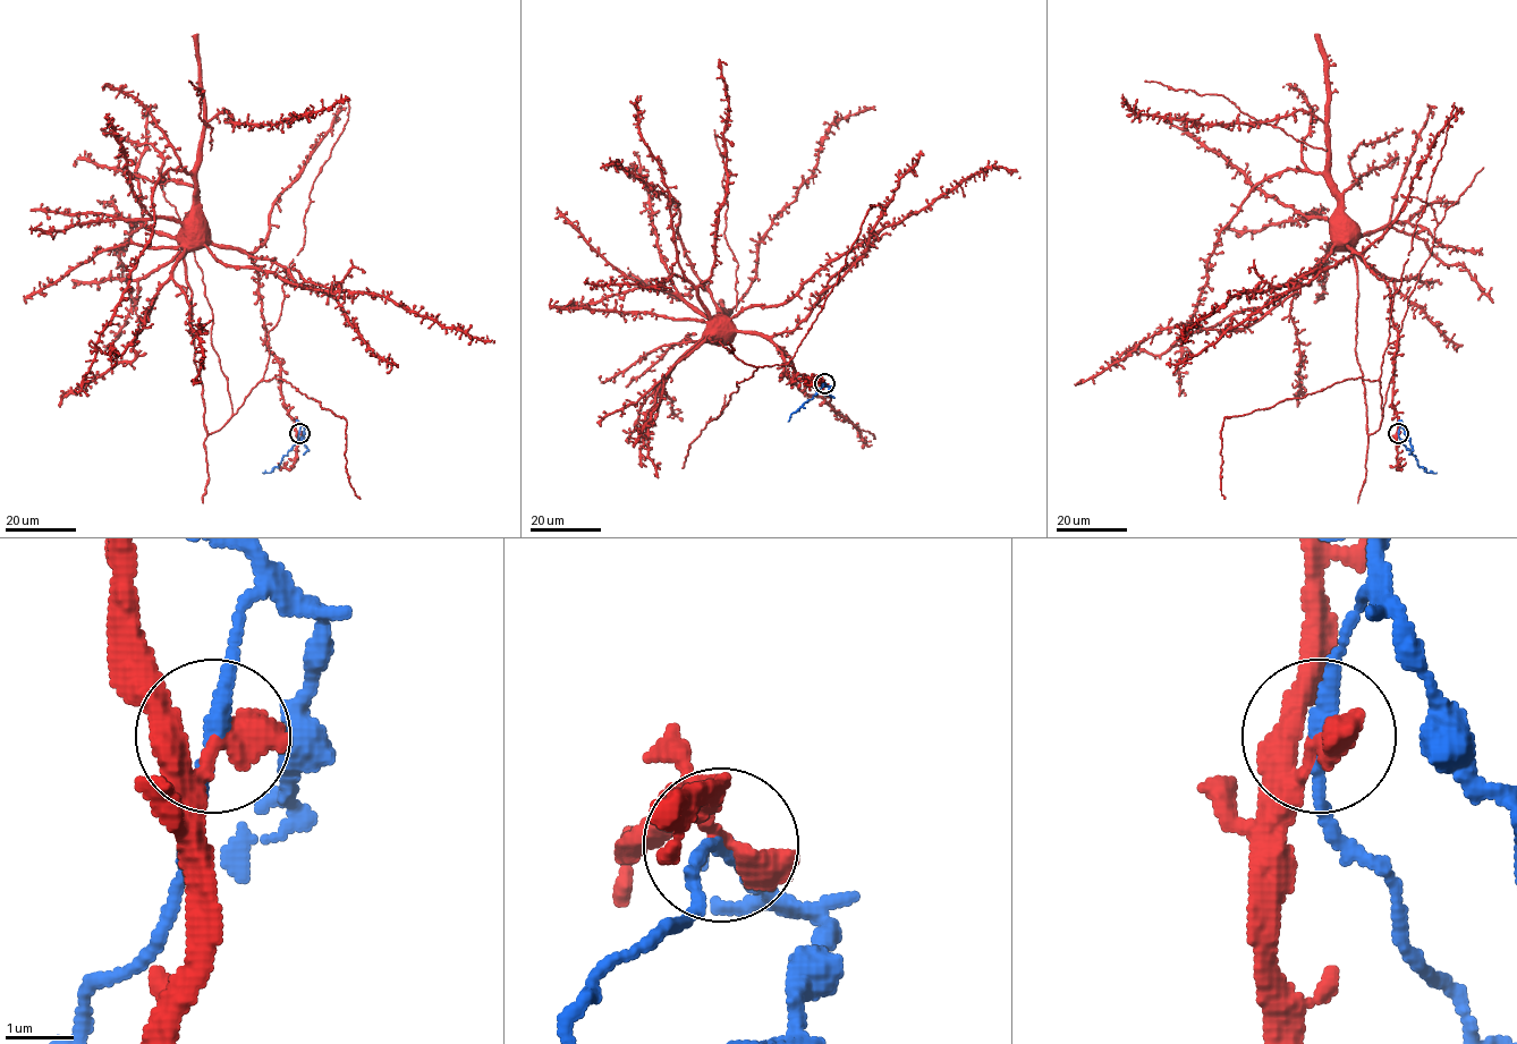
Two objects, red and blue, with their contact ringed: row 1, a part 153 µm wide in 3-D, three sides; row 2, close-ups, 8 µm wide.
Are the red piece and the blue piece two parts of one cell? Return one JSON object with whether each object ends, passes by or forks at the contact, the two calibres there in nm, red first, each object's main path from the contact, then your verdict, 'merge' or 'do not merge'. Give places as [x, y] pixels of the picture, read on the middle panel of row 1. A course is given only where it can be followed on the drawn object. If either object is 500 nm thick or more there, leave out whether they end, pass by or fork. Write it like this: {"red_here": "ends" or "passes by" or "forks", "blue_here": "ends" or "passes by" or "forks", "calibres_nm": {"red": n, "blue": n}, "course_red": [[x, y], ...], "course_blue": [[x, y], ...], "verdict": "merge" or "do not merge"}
{"red_here": "ends", "blue_here": "passes by", "calibres_nm": {"red": 440, "blue": 220}, "course_red": [[824, 383], [808, 376], [791, 382], [773, 345], [739, 332], [726, 319], [717, 325]], "course_blue": [[824, 383], [788, 421]], "verdict": "do not merge"}

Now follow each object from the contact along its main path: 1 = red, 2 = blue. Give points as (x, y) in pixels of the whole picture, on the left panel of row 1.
1: (299, 433), (284, 402), (280, 363), (265, 339), (259, 272), (248, 254), (195, 237), (192, 227)
2: (299, 433), (280, 464), (270, 473), (262, 473)

